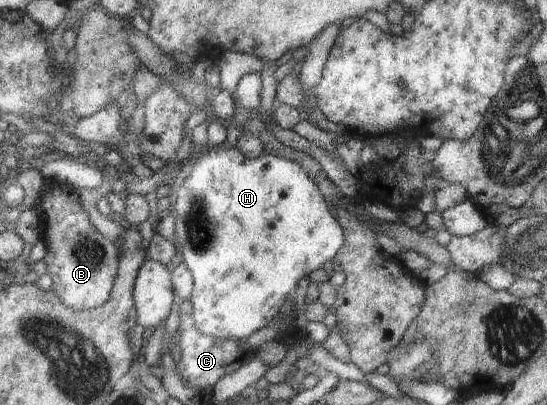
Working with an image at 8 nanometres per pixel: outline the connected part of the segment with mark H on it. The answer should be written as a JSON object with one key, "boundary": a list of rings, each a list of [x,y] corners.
{"boundary":[[[214,145],[205,156],[200,156],[196,160],[188,178],[184,180],[184,184],[178,188],[174,196],[172,198],[175,218],[174,242],[178,244],[183,262],[190,268],[195,280],[194,293],[190,301],[195,307],[195,324],[200,333],[220,338],[220,340],[246,339],[274,322],[278,318],[284,302],[288,300],[288,294],[294,292],[298,280],[302,280],[304,276],[312,274],[316,270],[324,269],[328,262],[335,261],[346,241],[346,233],[338,224],[336,216],[330,214],[328,200],[324,196],[324,192],[320,190],[319,183],[315,182],[315,179],[304,170],[304,166],[300,166],[298,162],[288,158],[269,158],[264,155],[259,158],[248,158],[246,154],[242,154],[242,150],[237,145],[230,147]]]}

